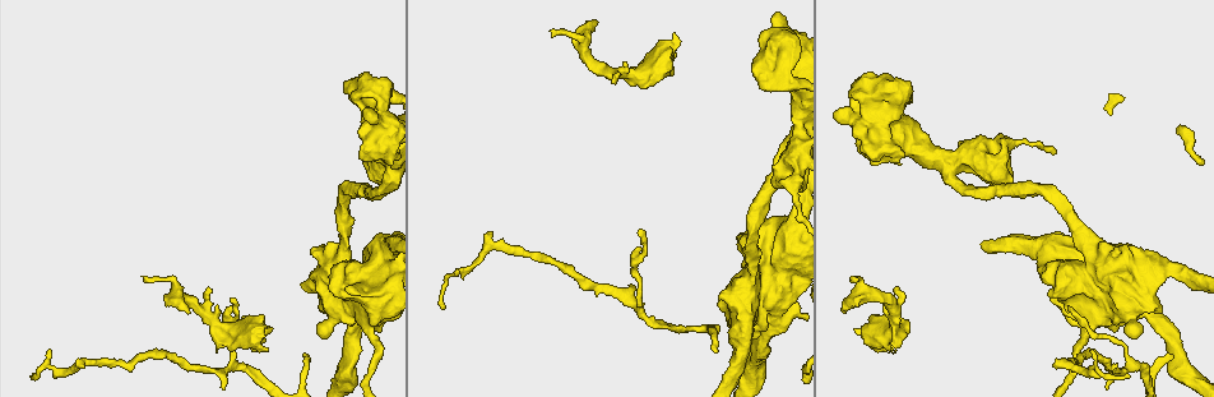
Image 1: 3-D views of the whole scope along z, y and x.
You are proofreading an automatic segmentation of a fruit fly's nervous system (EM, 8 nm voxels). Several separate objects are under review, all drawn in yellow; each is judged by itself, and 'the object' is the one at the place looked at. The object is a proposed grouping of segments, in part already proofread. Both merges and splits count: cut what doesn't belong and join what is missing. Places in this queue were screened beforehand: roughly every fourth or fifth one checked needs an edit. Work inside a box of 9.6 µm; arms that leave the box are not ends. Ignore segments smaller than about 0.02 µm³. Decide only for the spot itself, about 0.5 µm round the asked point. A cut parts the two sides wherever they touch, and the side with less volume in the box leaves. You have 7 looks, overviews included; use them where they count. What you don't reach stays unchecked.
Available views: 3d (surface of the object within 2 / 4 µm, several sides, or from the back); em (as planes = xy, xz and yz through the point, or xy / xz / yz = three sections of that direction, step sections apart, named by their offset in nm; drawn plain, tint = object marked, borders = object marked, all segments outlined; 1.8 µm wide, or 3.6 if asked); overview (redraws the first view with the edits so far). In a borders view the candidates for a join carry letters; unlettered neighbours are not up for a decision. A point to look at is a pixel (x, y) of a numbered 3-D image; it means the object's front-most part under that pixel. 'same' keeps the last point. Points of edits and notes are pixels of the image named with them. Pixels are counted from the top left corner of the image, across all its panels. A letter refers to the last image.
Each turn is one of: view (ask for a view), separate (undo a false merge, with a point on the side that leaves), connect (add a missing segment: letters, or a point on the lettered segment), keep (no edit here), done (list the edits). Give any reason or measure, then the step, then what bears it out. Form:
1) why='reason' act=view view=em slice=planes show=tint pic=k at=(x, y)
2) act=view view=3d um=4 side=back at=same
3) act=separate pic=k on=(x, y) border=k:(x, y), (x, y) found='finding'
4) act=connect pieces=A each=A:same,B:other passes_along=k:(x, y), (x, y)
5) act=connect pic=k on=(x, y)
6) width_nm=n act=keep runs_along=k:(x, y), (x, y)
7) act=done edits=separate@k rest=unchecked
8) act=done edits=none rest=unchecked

why='abrupt turn' act=view view=em slice=planes show=borders pic=1 at=(84, 361)

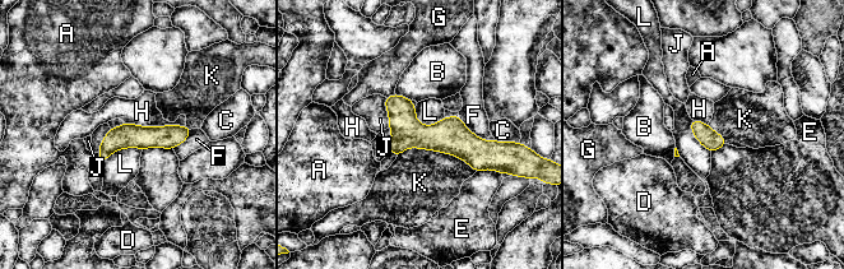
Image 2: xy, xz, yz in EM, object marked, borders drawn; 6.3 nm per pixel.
act=connect pieces=G each=A:other,B:other,C:other,D:other,E:other,F:other,G:same,H:other,J:other,K:other,L:other found='it goes on there'

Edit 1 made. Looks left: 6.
why='branch stops here' act=view view=3d um=2 pic=1 at=(893, 290)

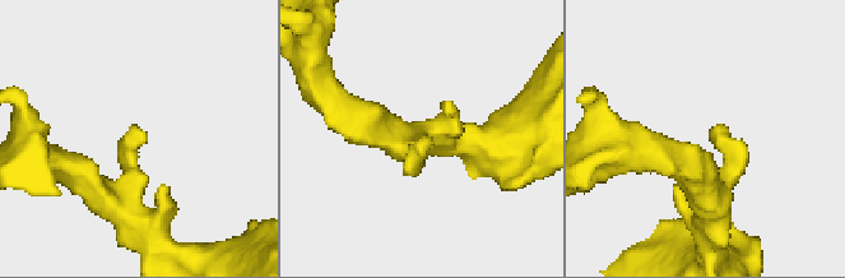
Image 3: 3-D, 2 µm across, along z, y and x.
arm_widths_nm=220,220 act=view view=em slice=xz step=4 show=tint pic=3 at=(145, 142)

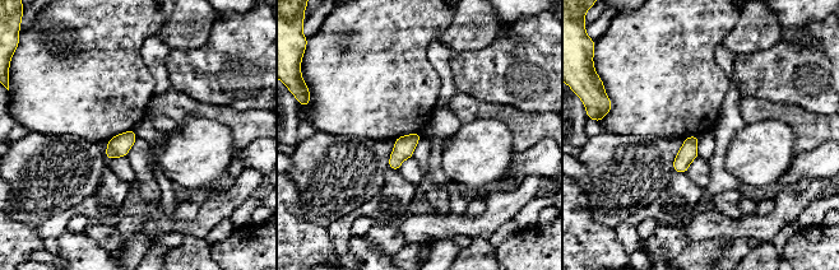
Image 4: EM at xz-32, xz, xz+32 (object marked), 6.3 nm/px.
act=view view=em slice=planes show=borders at=same

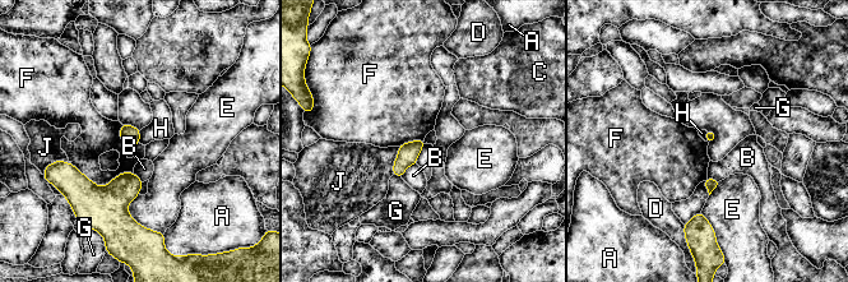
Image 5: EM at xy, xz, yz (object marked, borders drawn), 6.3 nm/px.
act=keep each=A:other,B:other,C:other,D:other,E:other,F:other,G:other,H:other,J:other border=5:(140, 130), (140, 139), (138, 142) found='no lettered segment goes on from it'

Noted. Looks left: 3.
why='branch stops here' act=view view=em um=3.6 slice=planes show=tint pic=1 at=(266, 328)

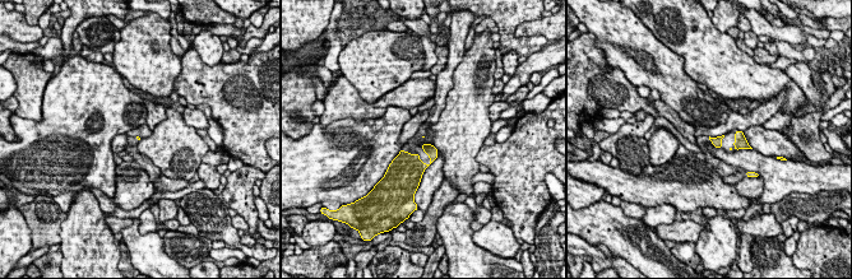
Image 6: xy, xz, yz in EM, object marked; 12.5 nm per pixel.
act=view view=em um=3.6 slice=planes show=borders at=same

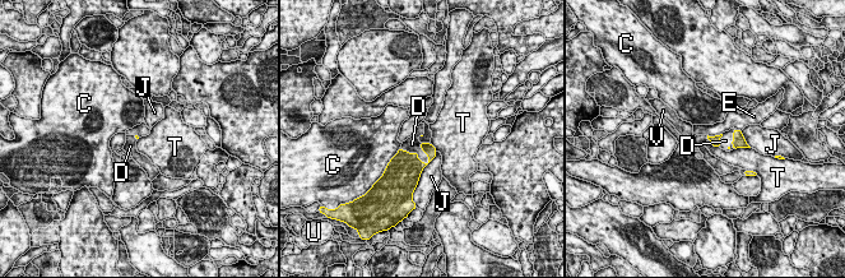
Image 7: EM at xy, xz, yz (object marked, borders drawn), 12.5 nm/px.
act=connect pieces=D each=C:other,D:same,E:other,J:other,T:other,U:other,V:other passes_along=7:(404, 168), (416, 153), (412, 144) found='it goes on there'

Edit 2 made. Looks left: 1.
act=done edits=connect@2,connect@7 rest=unchecked

